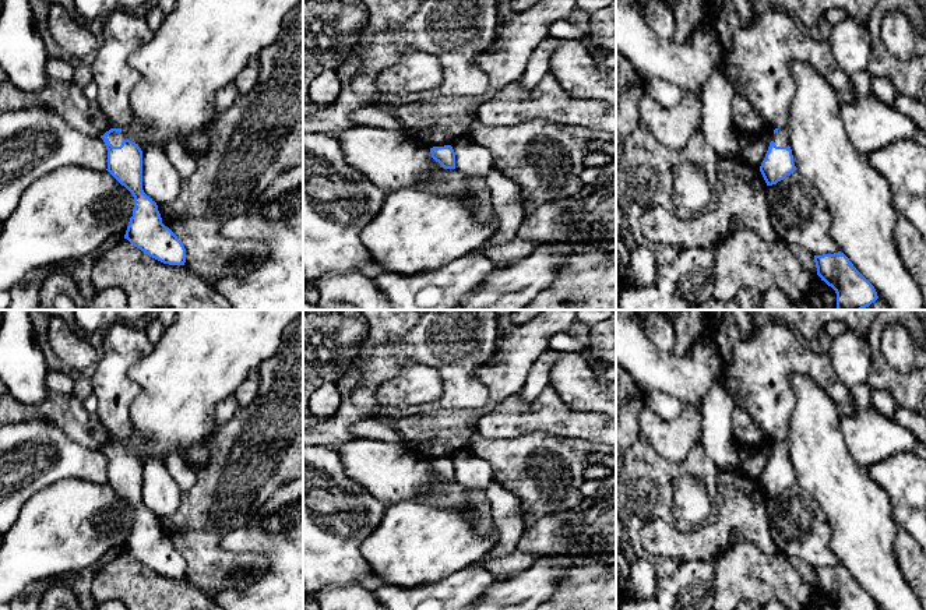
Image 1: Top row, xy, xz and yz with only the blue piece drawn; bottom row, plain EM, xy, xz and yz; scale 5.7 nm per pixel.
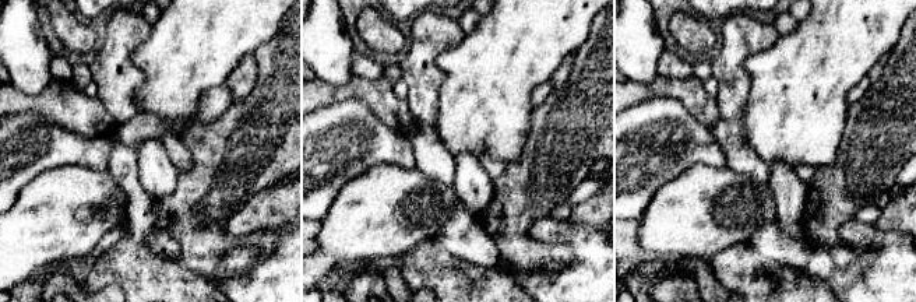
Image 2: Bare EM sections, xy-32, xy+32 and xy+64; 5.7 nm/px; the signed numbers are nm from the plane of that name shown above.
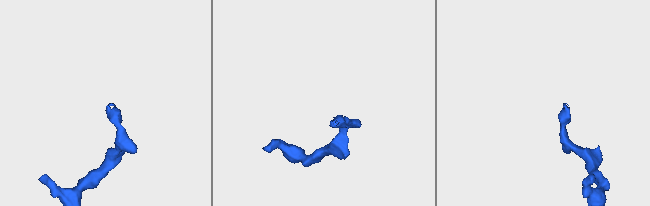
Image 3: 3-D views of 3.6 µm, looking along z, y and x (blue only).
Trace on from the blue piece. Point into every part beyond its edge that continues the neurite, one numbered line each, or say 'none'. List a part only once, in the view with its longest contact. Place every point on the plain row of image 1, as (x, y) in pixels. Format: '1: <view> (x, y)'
1: xy (116, 451)

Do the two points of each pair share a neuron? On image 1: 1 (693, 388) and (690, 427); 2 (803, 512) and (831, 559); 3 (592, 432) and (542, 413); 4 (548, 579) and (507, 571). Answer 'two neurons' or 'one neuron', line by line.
1: two neurons
2: one neuron
3: one neuron
4: two neurons

